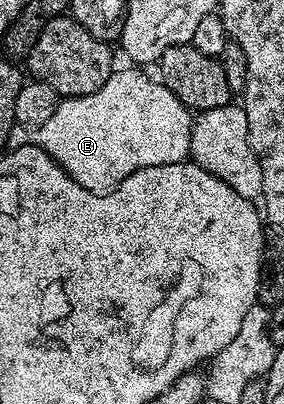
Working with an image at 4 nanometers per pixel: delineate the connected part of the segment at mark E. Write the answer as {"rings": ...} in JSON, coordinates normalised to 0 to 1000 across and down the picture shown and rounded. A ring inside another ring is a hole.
{"rings":[[[496,168],[468,173],[415,171],[335,228],[275,243],[215,243],[201,265],[165,302],[130,319],[99,324],[99,349],[165,376],[292,465],[366,475],[394,470],[447,436],[489,426],[504,416],[570,411],[648,401],[669,389],[676,317],[683,285],[665,265],[651,262],[616,238],[616,228],[592,223],[577,203],[549,191],[521,193]]]}

